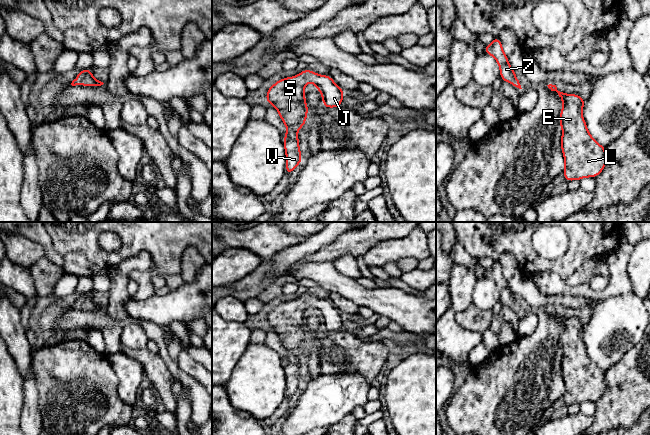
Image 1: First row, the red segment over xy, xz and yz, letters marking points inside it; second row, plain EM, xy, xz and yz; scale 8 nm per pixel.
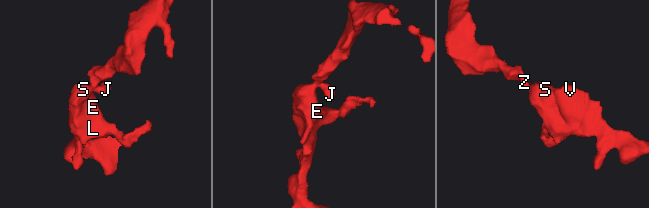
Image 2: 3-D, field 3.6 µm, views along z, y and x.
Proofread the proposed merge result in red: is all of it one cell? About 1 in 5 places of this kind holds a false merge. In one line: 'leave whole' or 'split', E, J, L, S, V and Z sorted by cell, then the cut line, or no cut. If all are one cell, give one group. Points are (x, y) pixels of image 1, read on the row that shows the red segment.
leave whole; E J L S V Z; no cut

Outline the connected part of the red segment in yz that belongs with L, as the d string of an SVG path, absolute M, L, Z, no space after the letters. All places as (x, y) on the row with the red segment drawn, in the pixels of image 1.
M556 85L547 86L556 91L563 102L559 126L563 130L560 145L565 160L565 180L596 178L607 164L606 148L597 143L587 129L582 115L585 99L560 92Z

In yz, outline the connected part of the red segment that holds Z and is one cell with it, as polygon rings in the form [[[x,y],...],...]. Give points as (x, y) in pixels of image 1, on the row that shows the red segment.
[[[498,36],[494,37],[494,40],[490,44],[486,45],[483,54],[492,55],[496,59],[500,68],[500,77],[503,81],[522,89],[519,80],[515,75],[515,71],[508,62],[508,56],[503,52],[503,47]]]

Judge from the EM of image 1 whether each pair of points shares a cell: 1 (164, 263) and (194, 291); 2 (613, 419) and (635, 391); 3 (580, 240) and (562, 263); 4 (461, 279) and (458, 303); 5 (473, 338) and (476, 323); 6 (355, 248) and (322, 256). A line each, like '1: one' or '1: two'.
1: two
2: one
3: one
4: one
5: two
6: one

